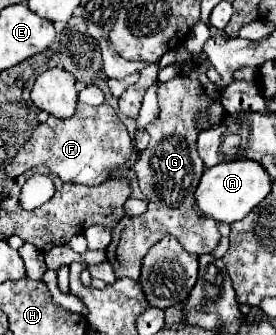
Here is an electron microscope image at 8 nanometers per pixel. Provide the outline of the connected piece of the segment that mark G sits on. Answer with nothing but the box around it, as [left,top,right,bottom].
[106,63,224,281]

